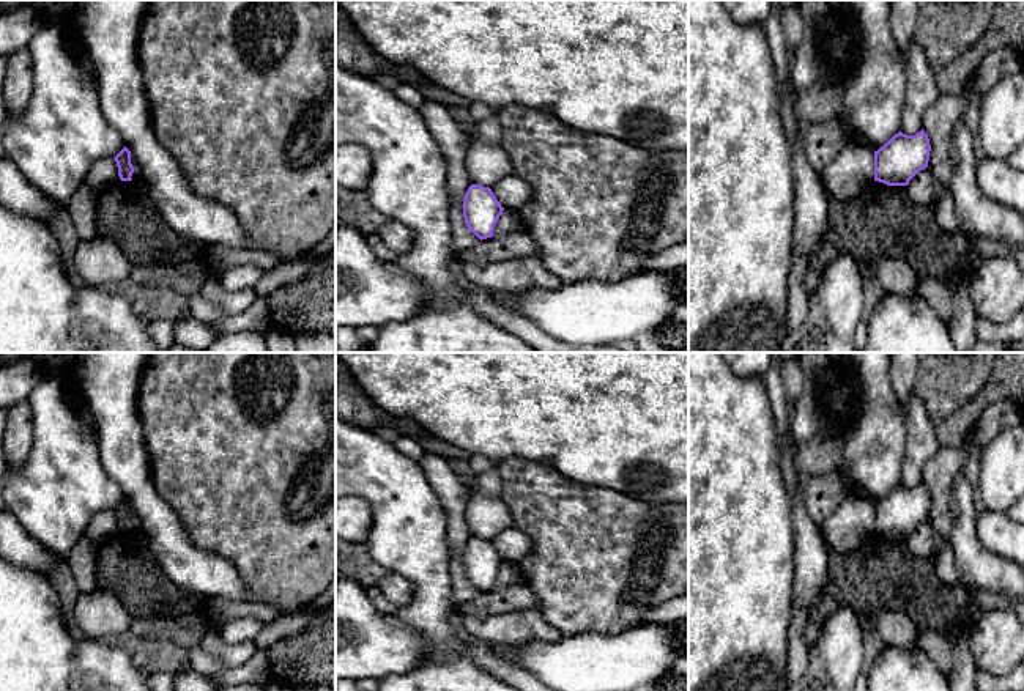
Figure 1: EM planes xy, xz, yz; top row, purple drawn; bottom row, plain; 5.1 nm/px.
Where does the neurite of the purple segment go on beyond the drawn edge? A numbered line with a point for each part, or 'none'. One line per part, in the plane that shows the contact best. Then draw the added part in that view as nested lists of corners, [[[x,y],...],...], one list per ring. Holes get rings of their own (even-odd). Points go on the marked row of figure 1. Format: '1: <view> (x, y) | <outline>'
none

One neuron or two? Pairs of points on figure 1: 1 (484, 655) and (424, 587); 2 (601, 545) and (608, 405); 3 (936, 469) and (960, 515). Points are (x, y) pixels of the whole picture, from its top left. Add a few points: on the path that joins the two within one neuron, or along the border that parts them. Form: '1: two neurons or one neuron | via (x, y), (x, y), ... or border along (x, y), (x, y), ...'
1: two neurons | border along (467, 644), (470, 660), (489, 674)
2: two neurons | border along (569, 477), (582, 484), (618, 490), (638, 501)
3: two neurons | border along (963, 471), (955, 477), (950, 491), (950, 534)

